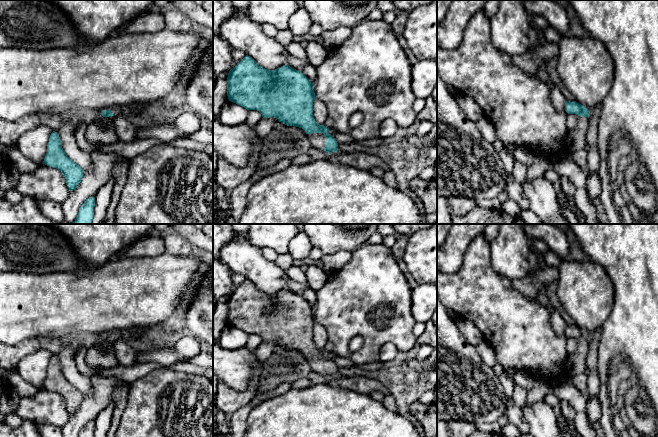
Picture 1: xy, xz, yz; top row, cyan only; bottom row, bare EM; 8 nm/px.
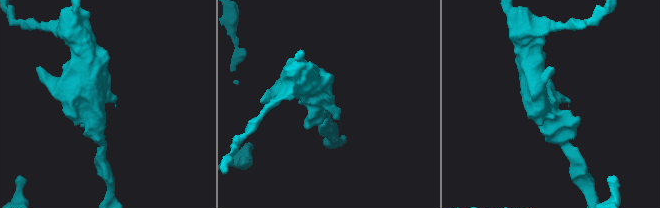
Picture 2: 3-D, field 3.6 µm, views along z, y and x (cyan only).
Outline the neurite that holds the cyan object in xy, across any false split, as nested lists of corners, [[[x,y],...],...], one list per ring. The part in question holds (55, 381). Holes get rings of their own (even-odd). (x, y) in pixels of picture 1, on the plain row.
[[[55,355],[49,361],[43,388],[62,396],[69,415],[77,412],[84,399],[84,394],[66,379],[62,372],[60,361]]]

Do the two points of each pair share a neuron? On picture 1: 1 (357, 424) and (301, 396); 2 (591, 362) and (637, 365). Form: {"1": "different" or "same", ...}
{"1": "same", "2": "different"}

